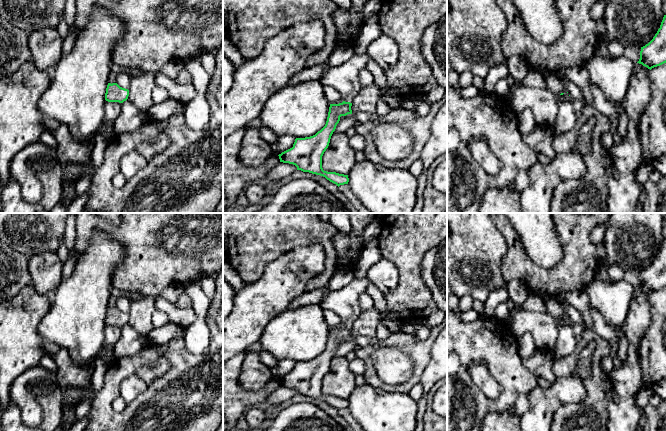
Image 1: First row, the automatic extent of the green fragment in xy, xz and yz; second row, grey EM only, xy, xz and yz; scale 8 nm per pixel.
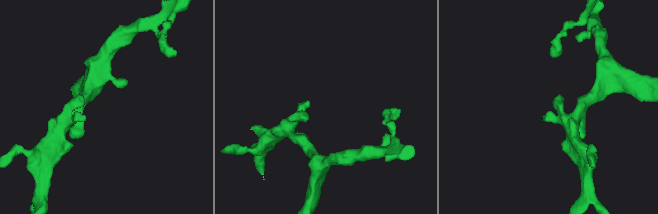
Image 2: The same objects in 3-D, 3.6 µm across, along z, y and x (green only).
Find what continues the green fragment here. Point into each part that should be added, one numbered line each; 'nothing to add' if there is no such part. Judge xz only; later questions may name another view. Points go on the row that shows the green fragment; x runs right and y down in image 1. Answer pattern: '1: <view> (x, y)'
1: xz (345, 78)

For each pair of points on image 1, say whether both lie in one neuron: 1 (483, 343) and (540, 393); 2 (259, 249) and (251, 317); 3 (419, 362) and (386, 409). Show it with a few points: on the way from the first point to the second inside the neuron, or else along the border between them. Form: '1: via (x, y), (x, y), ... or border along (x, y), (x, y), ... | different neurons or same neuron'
1: border along (538, 385), (527, 392) | different neurons
2: border along (270, 262), (256, 280), (245, 284) | different neurons
3: border along (386, 391), (407, 394) | different neurons

